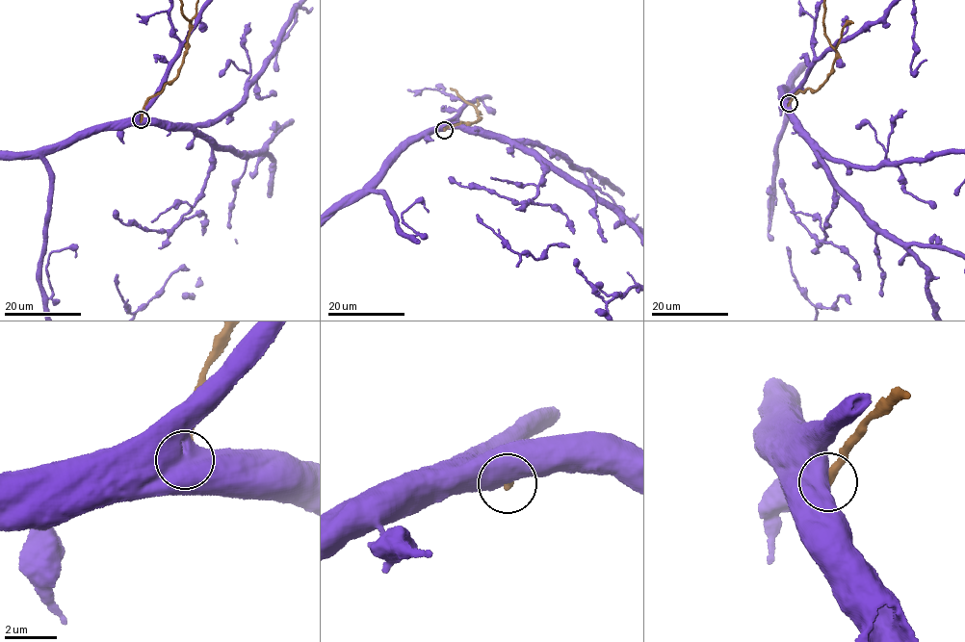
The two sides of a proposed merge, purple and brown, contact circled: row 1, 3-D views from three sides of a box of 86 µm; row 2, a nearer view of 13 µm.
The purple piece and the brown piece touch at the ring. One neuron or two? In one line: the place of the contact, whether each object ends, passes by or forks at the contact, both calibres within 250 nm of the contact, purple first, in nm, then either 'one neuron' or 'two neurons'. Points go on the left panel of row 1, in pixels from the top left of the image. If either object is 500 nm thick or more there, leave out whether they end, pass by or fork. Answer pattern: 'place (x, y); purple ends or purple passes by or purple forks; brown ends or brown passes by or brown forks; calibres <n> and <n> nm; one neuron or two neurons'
place (141, 119); calibres 800 and 360 nm; two neurons

